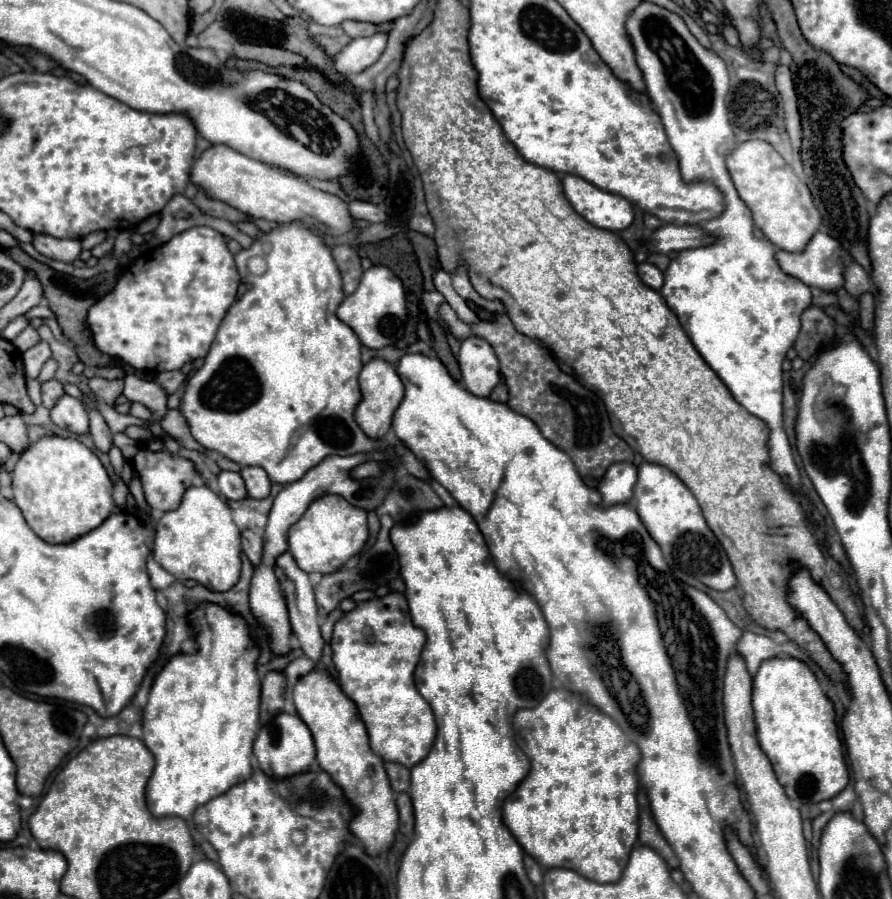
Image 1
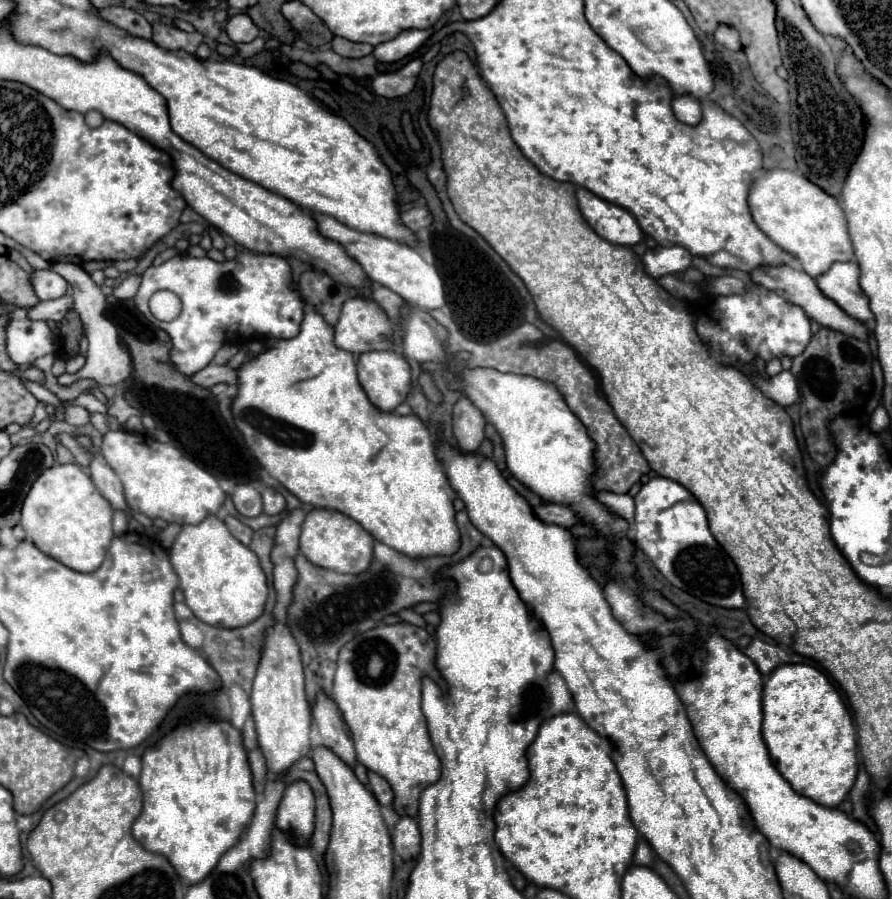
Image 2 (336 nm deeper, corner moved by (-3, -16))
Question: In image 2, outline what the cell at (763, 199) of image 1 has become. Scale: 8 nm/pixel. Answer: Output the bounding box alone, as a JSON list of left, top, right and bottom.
[749,168,853,276]

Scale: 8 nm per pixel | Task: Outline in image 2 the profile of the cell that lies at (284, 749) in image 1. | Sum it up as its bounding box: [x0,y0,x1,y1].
[277,780,315,844]

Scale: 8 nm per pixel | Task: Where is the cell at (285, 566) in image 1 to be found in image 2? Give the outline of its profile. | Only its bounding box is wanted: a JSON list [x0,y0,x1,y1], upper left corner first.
[313,690,355,766]

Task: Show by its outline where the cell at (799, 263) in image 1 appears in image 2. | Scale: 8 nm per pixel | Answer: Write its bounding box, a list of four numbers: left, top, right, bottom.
[815,262,873,322]

